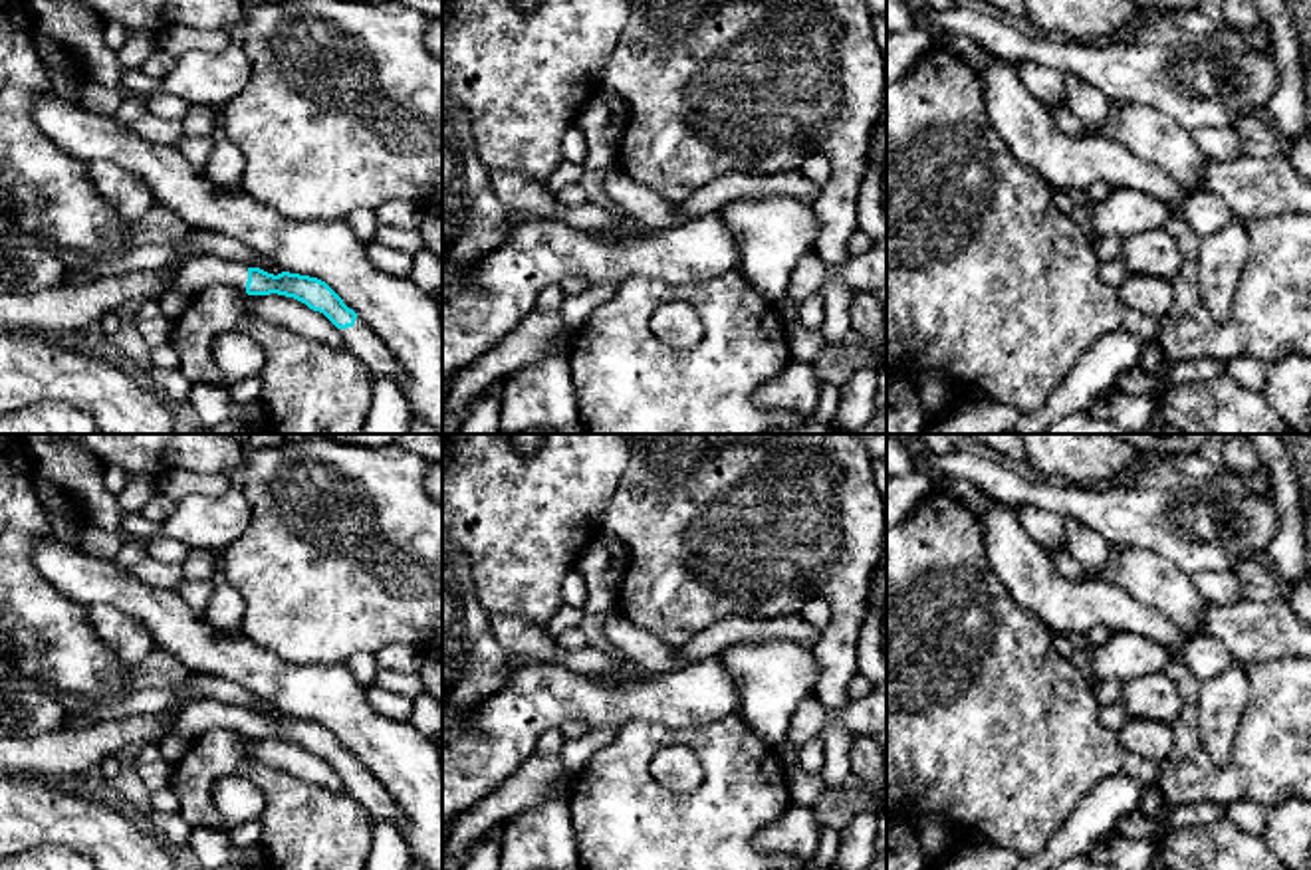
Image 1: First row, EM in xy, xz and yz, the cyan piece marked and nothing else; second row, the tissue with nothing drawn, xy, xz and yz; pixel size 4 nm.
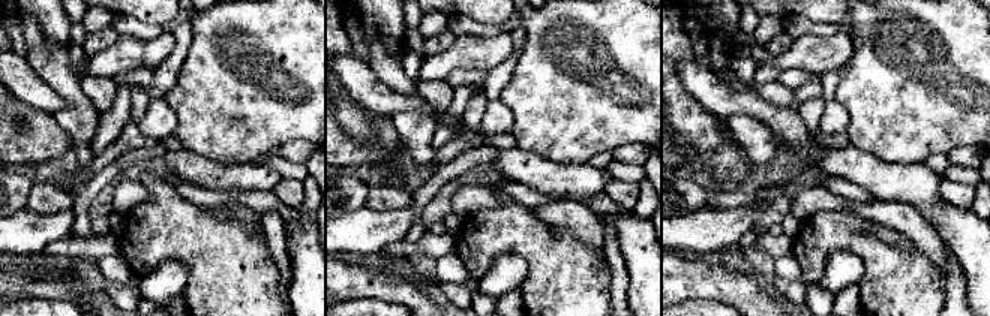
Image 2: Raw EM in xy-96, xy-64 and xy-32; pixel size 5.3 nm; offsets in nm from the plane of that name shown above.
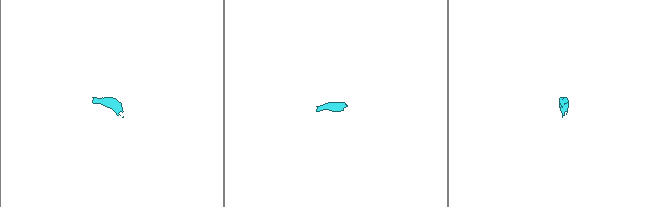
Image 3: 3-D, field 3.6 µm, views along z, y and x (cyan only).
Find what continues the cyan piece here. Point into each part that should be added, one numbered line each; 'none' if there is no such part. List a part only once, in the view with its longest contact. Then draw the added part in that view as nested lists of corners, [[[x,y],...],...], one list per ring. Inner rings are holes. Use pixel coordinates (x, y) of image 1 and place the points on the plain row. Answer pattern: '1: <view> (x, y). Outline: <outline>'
1: xy (191, 720). Outline: [[[194,700],[177,707],[175,733],[184,739],[198,739],[212,729],[238,731],[246,735],[248,709],[216,700]]]
2: xy (361, 783). Outline: [[[361,763],[353,771],[339,773],[345,791],[369,813],[373,822],[393,822],[405,836],[409,820],[403,809],[391,799],[377,777]]]

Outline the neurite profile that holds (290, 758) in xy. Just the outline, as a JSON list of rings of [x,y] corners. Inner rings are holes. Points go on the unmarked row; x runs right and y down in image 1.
[[[278,737],[248,739],[248,753],[258,763],[280,769],[309,785],[329,791],[345,791],[343,779],[323,757],[309,753],[294,741]]]

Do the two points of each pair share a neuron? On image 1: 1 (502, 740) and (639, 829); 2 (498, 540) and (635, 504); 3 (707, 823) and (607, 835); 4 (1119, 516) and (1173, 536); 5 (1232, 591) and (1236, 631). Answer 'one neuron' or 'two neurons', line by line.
1: two neurons
2: two neurons
3: one neuron
4: one neuron
5: two neurons

